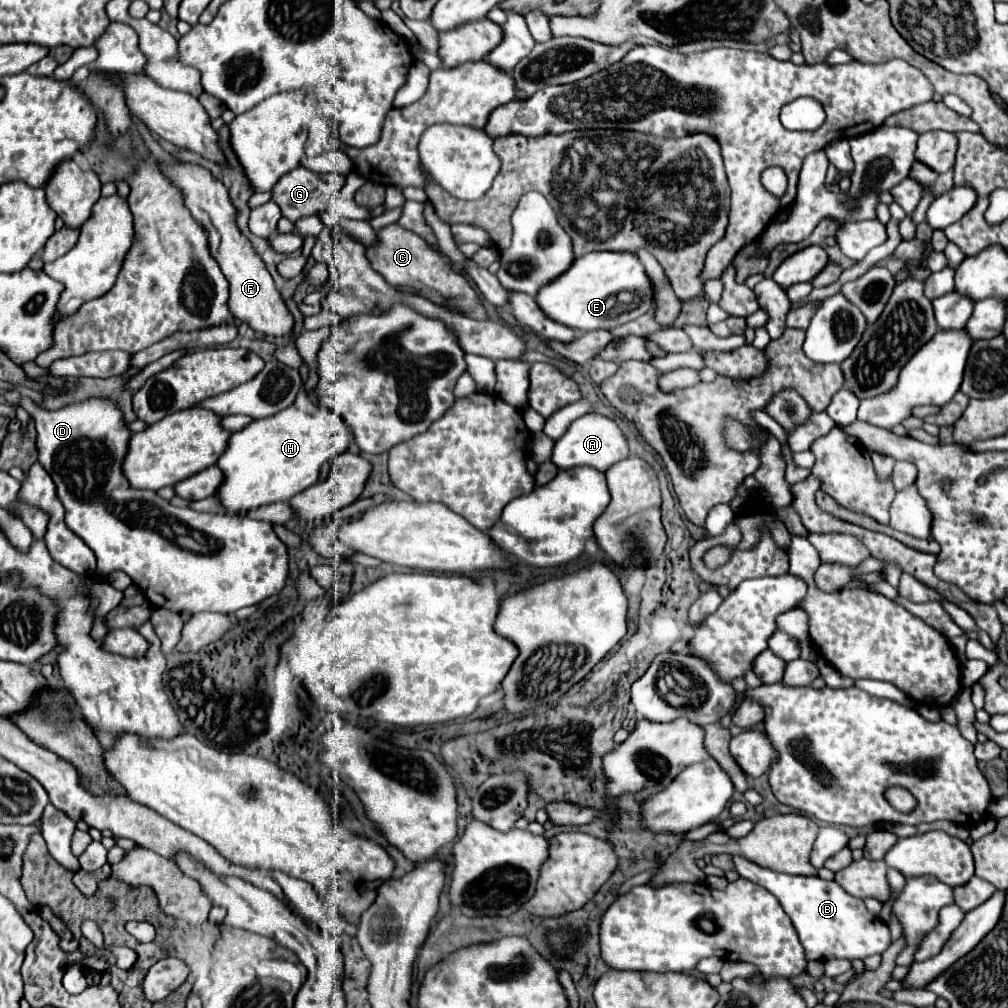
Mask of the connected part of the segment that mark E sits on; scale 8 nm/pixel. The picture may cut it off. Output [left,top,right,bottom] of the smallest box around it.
[536,251,652,333]

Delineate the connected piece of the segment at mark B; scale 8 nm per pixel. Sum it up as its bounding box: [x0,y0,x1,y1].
[734,855,892,961]

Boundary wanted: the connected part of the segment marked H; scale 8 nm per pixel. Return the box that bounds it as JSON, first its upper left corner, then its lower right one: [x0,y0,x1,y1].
[216,388,350,515]

